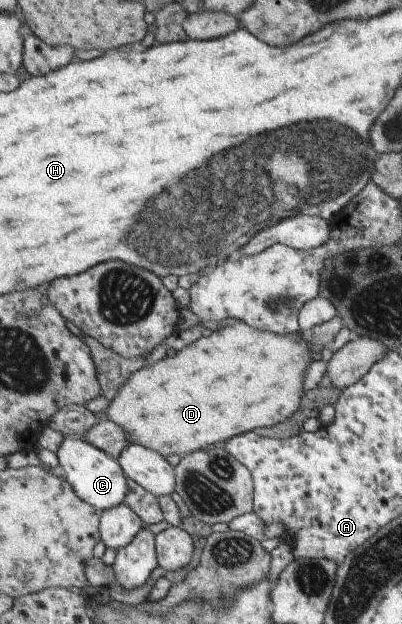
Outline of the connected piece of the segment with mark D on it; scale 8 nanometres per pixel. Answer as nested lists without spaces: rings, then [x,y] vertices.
[[[238,320],[237,323],[226,325],[206,338],[199,338],[185,349],[176,352],[174,356],[167,355],[159,363],[154,366],[147,366],[136,371],[116,394],[116,397],[109,401],[109,407],[105,412],[109,419],[124,427],[129,433],[132,443],[138,443],[145,447],[161,452],[165,457],[169,455],[179,455],[184,457],[199,450],[205,450],[209,447],[223,445],[231,438],[238,435],[251,432],[252,429],[261,429],[261,427],[270,427],[281,421],[287,421],[289,417],[293,417],[299,411],[301,399],[303,399],[303,385],[305,385],[305,377],[307,377],[307,369],[313,361],[313,351],[311,351],[311,340],[308,333],[303,331],[291,335],[281,335],[277,332],[262,330],[261,328],[251,327],[248,323]]]

